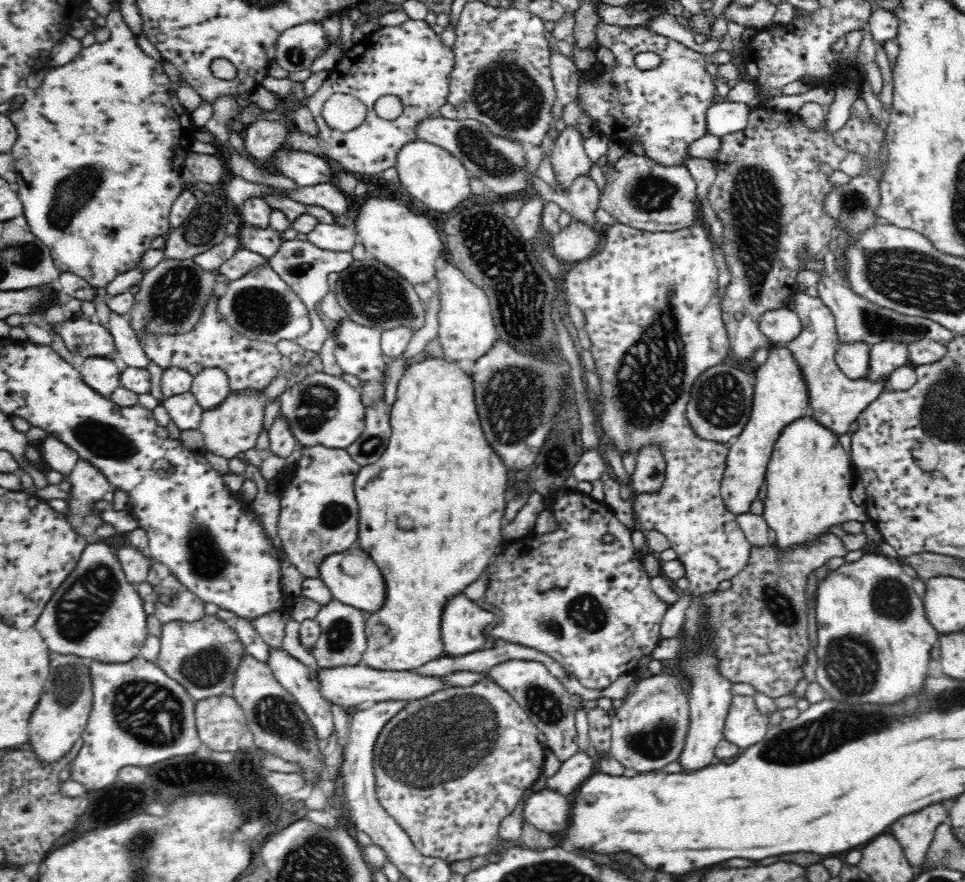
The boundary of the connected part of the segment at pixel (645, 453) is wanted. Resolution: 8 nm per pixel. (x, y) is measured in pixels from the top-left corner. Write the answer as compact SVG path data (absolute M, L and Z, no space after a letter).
M646 444L636 452L636 465L630 476L635 494L656 493L665 479L667 460L659 444Z

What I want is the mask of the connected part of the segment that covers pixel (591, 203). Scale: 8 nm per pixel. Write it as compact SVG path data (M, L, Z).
M590 174L578 176L572 182L568 194L564 194L562 191L555 192L536 175L530 177L529 188L534 188L545 201L555 202L562 207L569 212L571 218L596 225L594 212L599 208L598 200L601 191Z

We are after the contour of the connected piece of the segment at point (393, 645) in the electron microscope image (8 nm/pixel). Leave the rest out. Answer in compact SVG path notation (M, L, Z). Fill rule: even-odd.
M428 354L422 360L414 359L408 363L404 374L397 383L395 400L389 417L391 435L388 448L376 462L360 467L355 478L355 497L360 510L358 546L376 562L380 572L384 575L386 587L388 587L383 609L370 613L370 618L365 620L368 648L364 652L361 664L366 664L376 670L405 671L414 670L414 668L430 662L430 660L440 659L442 652L444 652L444 644L441 639L441 618L444 604L446 604L448 598L464 591L470 584L476 582L487 571L489 564L496 558L503 545L504 508L507 507L504 494L506 494L506 486L508 486L508 469L506 469L507 466L504 466L504 462L500 460L500 455L496 454L494 449L490 448L488 442L486 442L486 435L477 411L474 381L471 379L471 374L464 371L456 360ZM400 516L410 518L410 522L412 522L410 530L402 530L398 526Z

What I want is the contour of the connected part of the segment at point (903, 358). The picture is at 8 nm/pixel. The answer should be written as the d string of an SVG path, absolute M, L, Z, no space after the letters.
M884 340L871 345L870 368L871 373L867 380L878 382L880 378L892 374L894 370L904 364L910 364L908 360L909 350L905 342L895 342L895 340Z

